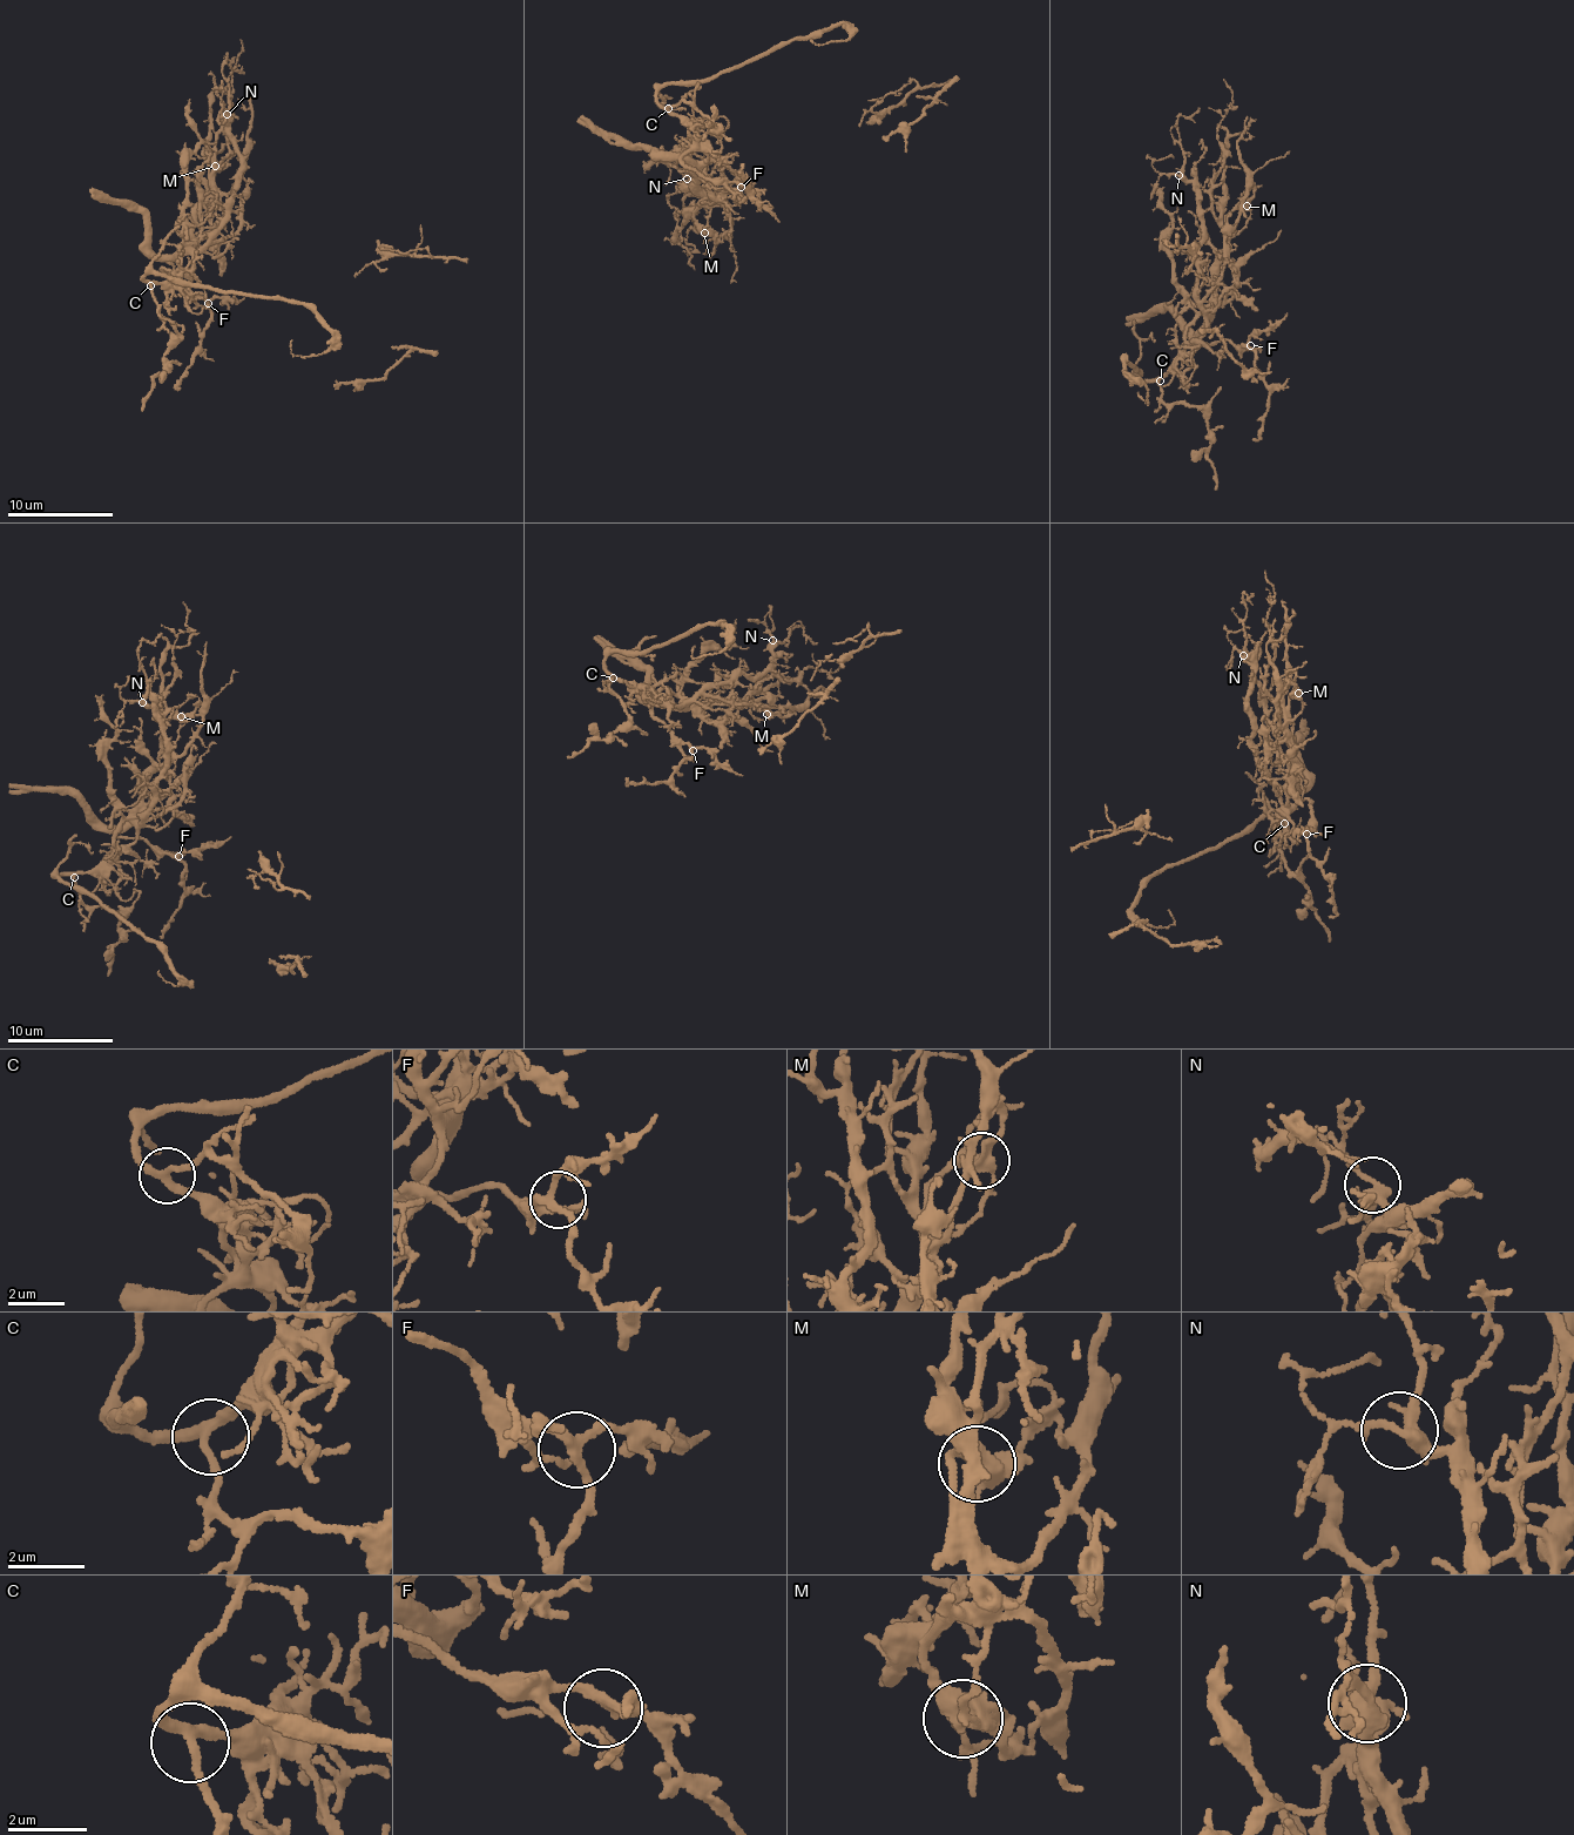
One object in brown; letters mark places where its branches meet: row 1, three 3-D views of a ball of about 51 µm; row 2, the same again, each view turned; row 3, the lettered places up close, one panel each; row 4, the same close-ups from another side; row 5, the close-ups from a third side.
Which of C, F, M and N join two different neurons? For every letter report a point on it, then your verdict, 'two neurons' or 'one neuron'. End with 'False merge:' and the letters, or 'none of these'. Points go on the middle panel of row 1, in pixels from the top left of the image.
C: place (668, 108); one neuron
F: place (741, 187); one neuron
M: place (704, 233); two neurons
N: place (687, 179); one neuron
False merge: M

